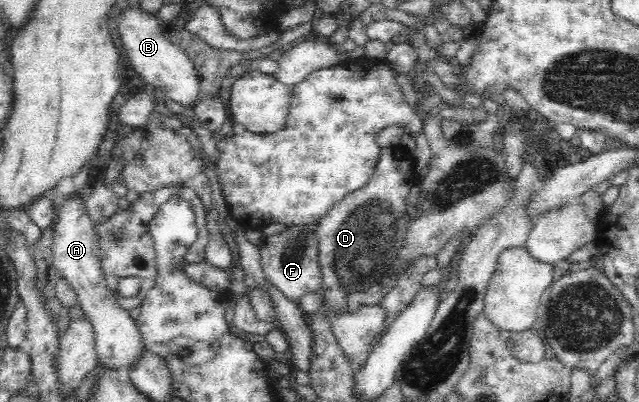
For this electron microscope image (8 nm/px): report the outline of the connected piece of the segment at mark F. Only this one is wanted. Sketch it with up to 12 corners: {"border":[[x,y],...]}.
{"border":[[287,227],[258,246],[267,281],[290,301],[322,284],[315,232]]}

